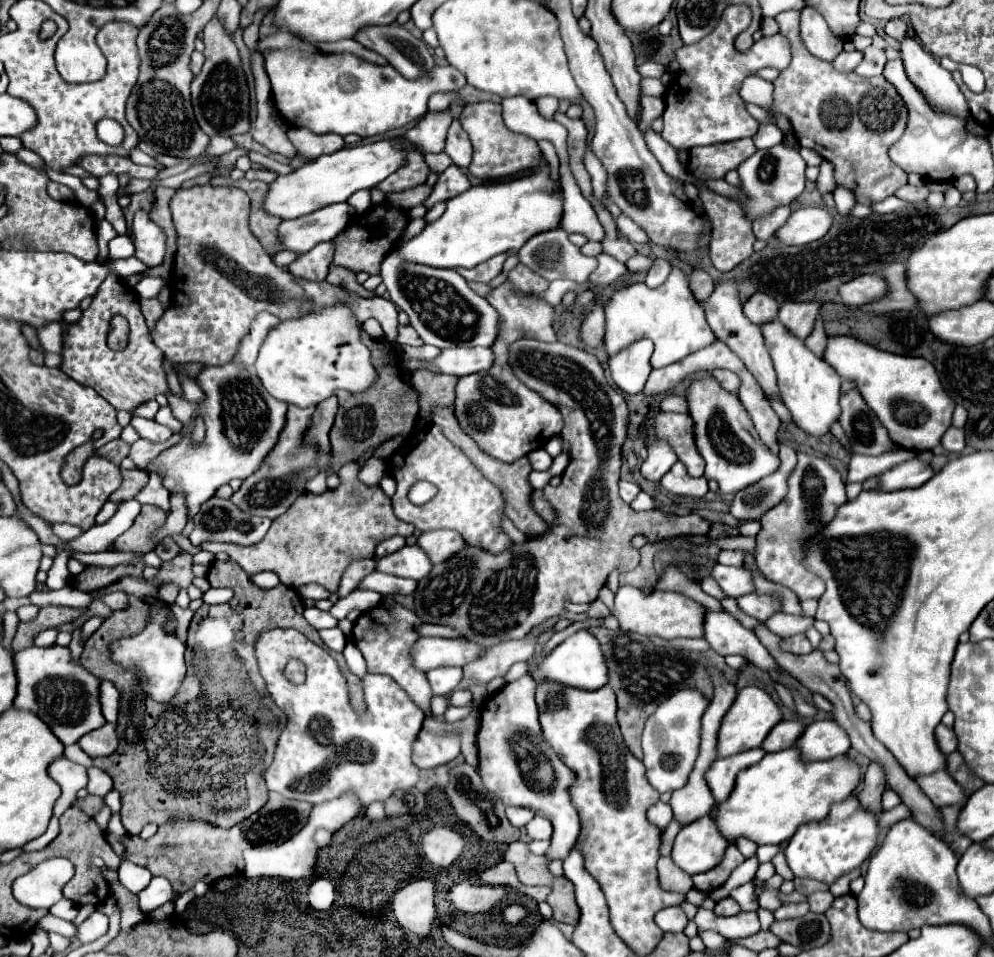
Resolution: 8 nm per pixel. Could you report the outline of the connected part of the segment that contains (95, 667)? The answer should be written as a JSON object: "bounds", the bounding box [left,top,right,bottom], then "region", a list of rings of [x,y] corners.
{"bounds":[82,597,278,835],"region":[[[130,597],[128,609],[114,611],[108,621],[100,629],[92,633],[86,641],[82,653],[82,667],[96,677],[104,677],[114,683],[120,691],[120,715],[118,715],[118,749],[108,757],[94,757],[94,767],[106,771],[114,787],[122,795],[122,825],[126,833],[138,835],[146,823],[162,825],[168,819],[200,819],[210,821],[218,827],[232,827],[252,813],[256,813],[268,801],[268,789],[264,783],[264,771],[272,763],[274,749],[278,743],[278,735],[268,733],[270,727],[264,731],[248,731],[248,735],[220,735],[220,731],[208,731],[204,723],[200,723],[200,715],[184,715],[184,711],[156,711],[156,701],[148,695],[148,679],[140,669],[126,669],[110,659],[110,643],[122,637],[132,637],[140,633],[148,619],[148,607],[144,601]]]}

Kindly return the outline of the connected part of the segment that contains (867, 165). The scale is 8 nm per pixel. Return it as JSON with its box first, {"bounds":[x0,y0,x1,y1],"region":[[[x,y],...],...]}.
{"bounds":[774,11,906,205],"region":[[[784,11],[776,15],[776,21],[780,33],[788,37],[792,45],[792,61],[774,81],[774,109],[788,117],[798,145],[810,147],[822,159],[830,161],[834,165],[836,185],[850,189],[858,203],[874,205],[884,201],[888,195],[894,195],[902,185],[906,185],[906,173],[900,167],[896,167],[888,157],[888,147],[900,139],[906,127],[906,107],[896,89],[884,77],[866,79],[856,73],[840,73],[832,67],[832,63],[810,55],[798,35],[800,11]]]}

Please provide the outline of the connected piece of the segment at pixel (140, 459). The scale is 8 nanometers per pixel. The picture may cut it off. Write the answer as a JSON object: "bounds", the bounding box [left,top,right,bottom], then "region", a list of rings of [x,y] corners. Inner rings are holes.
{"bounds":[128,435,180,469],"region":[[[174,435],[174,437],[170,437],[166,443],[158,443],[158,445],[156,445],[156,443],[150,443],[150,441],[146,441],[146,439],[138,439],[136,443],[130,445],[128,457],[136,463],[138,469],[144,469],[150,459],[158,457],[160,451],[168,449],[170,445],[176,445],[178,441],[180,441],[180,435]]]}

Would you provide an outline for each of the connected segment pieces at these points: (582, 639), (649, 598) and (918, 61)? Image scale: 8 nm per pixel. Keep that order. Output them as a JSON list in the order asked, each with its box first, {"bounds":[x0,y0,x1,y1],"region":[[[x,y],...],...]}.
[{"bounds":[530,629,608,691],"region":[[[586,629],[570,635],[550,653],[546,653],[542,661],[536,665],[536,669],[530,671],[530,675],[536,683],[548,681],[548,683],[560,683],[566,687],[582,687],[584,691],[596,691],[608,683],[608,671],[604,665],[604,655],[600,651],[600,645],[594,639],[594,635],[590,635]]]},{"bounds":[614,586,706,639],"region":[[[620,586],[616,593],[616,603],[614,603],[614,617],[620,621],[622,631],[634,631],[642,635],[658,635],[666,639],[674,637],[702,637],[704,635],[704,615],[706,607],[696,603],[694,599],[686,597],[684,593],[678,591],[652,591],[650,595],[642,595],[640,589],[633,586]]]},{"bounds":[886,17,970,115],"region":[[[896,17],[896,19],[890,19],[886,23],[886,33],[894,39],[900,41],[900,53],[902,53],[902,61],[904,61],[904,67],[906,67],[906,73],[910,77],[910,81],[926,95],[926,99],[940,111],[946,111],[946,113],[956,113],[956,115],[970,115],[968,111],[968,103],[964,99],[964,95],[960,93],[958,85],[954,83],[950,71],[946,71],[938,59],[934,59],[928,51],[922,49],[922,45],[918,41],[914,41],[912,37],[908,37],[908,25],[904,19]]]}]

